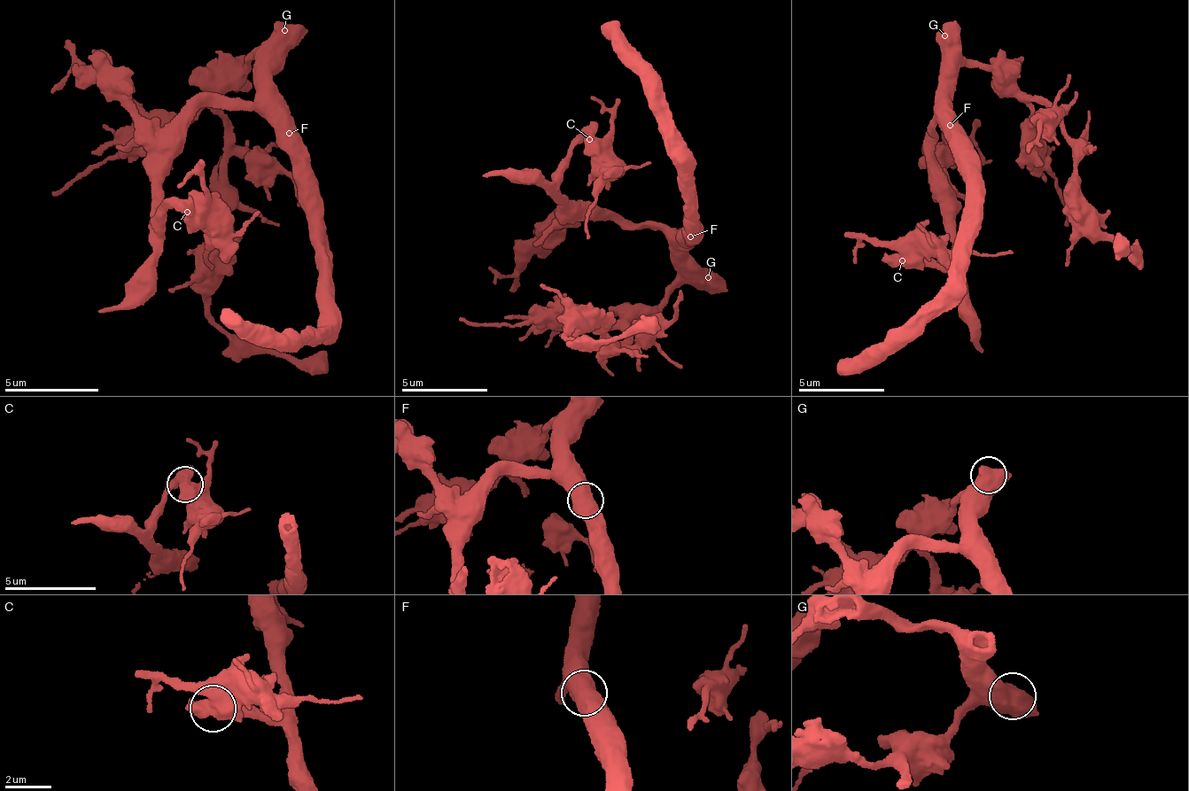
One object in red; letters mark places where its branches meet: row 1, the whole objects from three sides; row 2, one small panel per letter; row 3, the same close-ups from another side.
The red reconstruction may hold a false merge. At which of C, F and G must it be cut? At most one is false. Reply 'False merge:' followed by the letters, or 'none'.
False merge: none

